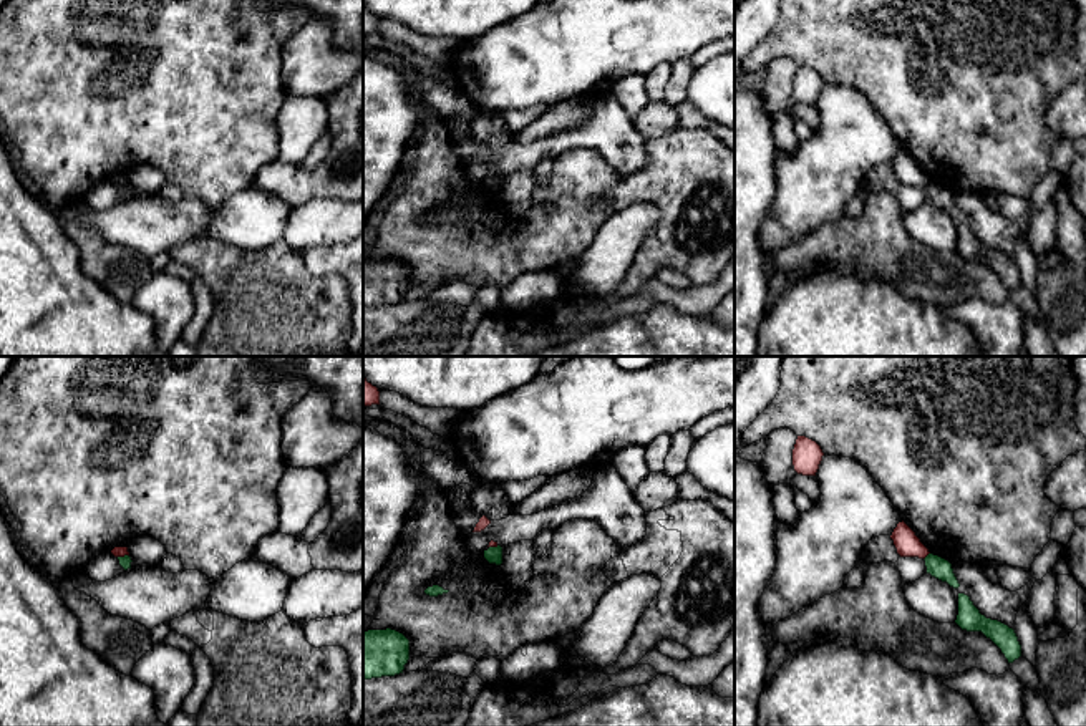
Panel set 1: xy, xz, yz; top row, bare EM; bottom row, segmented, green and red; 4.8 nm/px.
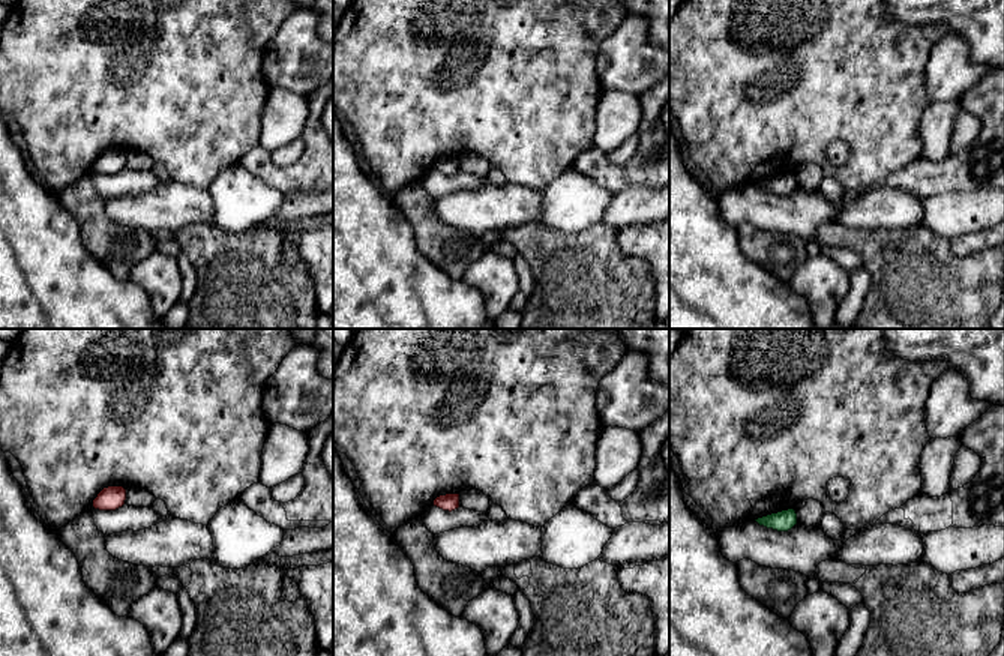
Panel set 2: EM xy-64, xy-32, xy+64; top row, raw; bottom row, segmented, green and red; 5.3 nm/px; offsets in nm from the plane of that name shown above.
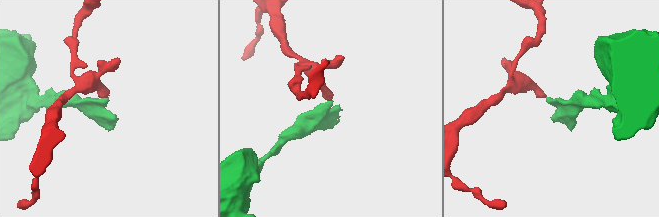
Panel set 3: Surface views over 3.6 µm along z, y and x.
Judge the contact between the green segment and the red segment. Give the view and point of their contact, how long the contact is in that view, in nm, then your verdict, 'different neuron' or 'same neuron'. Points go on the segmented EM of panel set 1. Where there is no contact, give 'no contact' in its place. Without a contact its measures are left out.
yz (927, 556) | 50 nm | different neuron

